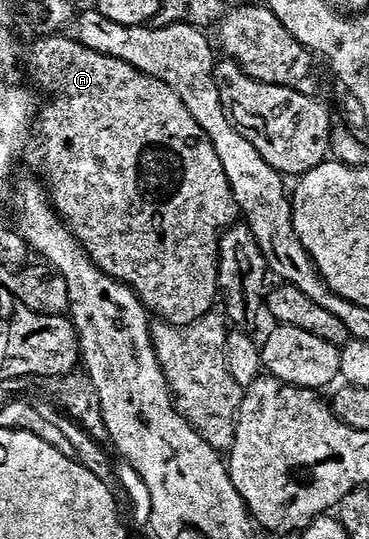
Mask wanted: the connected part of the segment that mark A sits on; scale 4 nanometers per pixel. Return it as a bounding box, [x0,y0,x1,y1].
[27,34,239,324]

